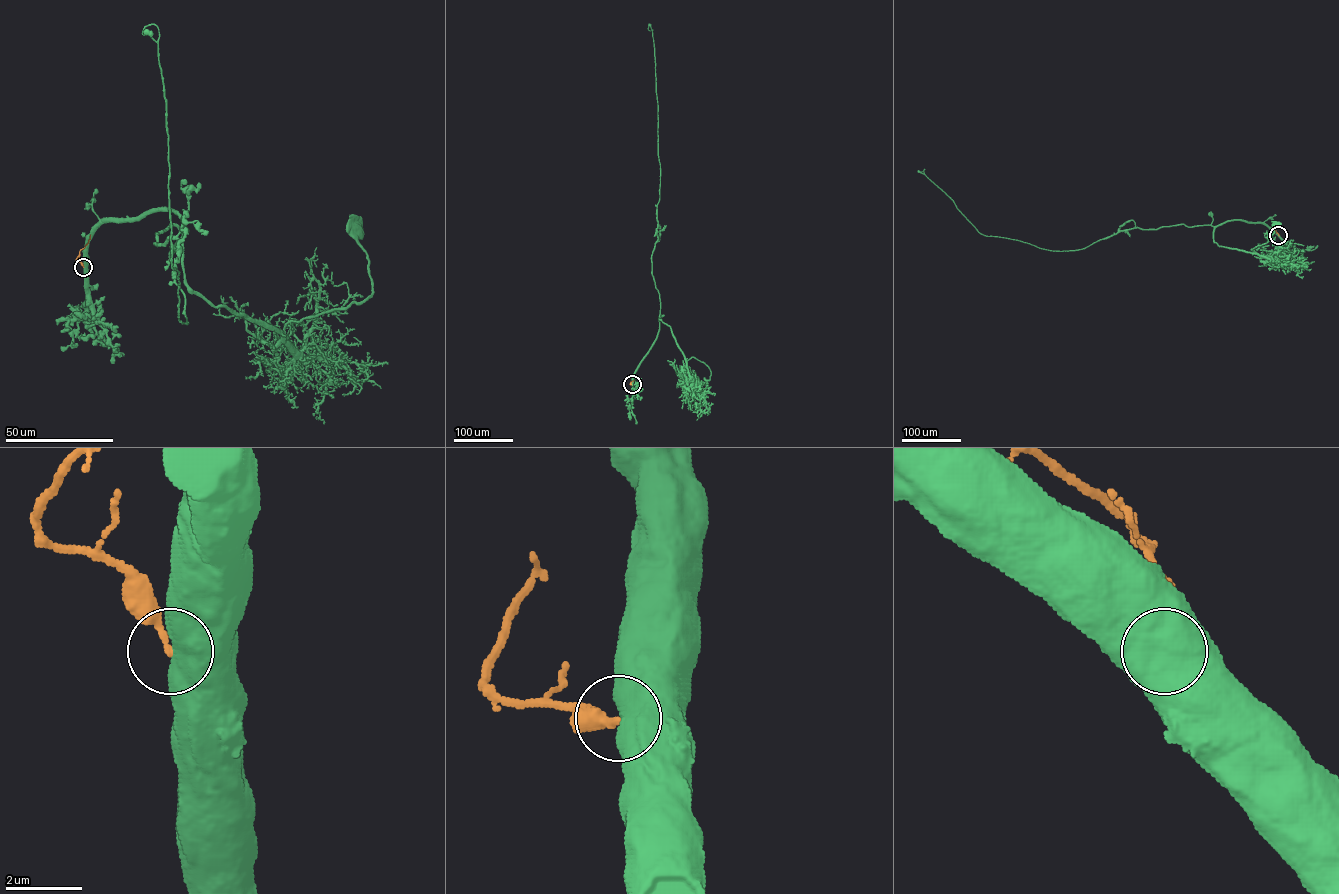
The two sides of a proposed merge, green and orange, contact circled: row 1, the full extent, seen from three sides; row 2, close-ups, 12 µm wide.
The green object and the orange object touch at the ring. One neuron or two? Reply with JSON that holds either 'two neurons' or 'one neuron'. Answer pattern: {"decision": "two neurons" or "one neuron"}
{"decision": "two neurons"}

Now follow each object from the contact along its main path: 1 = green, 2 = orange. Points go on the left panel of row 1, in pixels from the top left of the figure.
1: (84, 267), (103, 222), (173, 211), (183, 220), (188, 286), (282, 331), (371, 293), (356, 230)
2: (83, 267), (76, 258), (90, 235)

